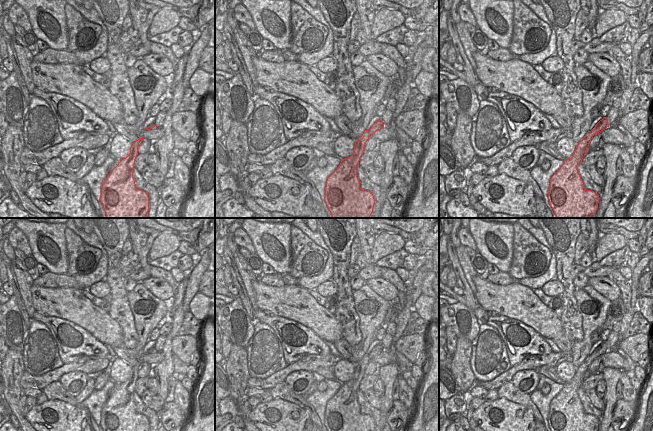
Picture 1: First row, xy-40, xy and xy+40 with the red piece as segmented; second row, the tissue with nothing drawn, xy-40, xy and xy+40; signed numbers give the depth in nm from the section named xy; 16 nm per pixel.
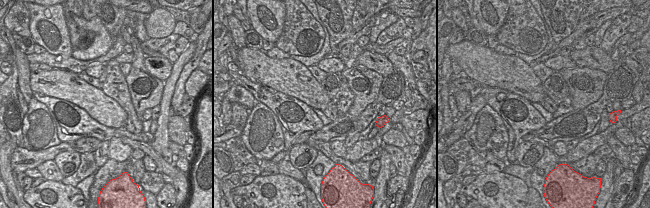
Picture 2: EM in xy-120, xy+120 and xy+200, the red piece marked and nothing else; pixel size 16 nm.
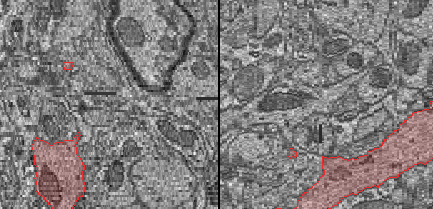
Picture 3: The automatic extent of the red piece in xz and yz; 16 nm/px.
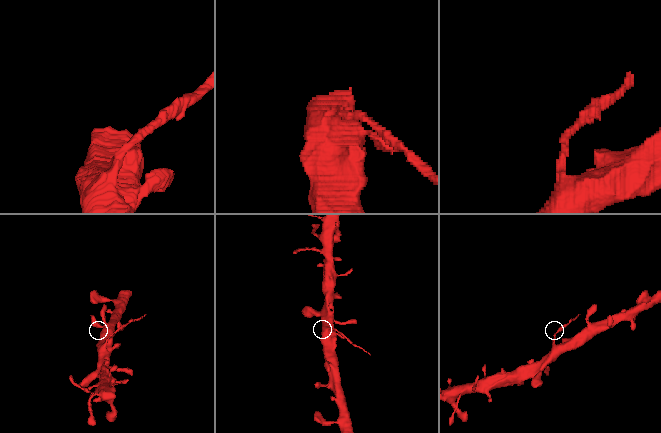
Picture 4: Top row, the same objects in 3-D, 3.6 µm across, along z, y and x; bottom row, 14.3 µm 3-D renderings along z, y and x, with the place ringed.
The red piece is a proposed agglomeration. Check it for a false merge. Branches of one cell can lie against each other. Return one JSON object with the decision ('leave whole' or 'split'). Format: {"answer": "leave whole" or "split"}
{"answer": "split"}

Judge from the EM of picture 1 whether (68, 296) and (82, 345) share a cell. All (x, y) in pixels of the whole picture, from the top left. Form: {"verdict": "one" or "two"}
{"verdict": "two"}

